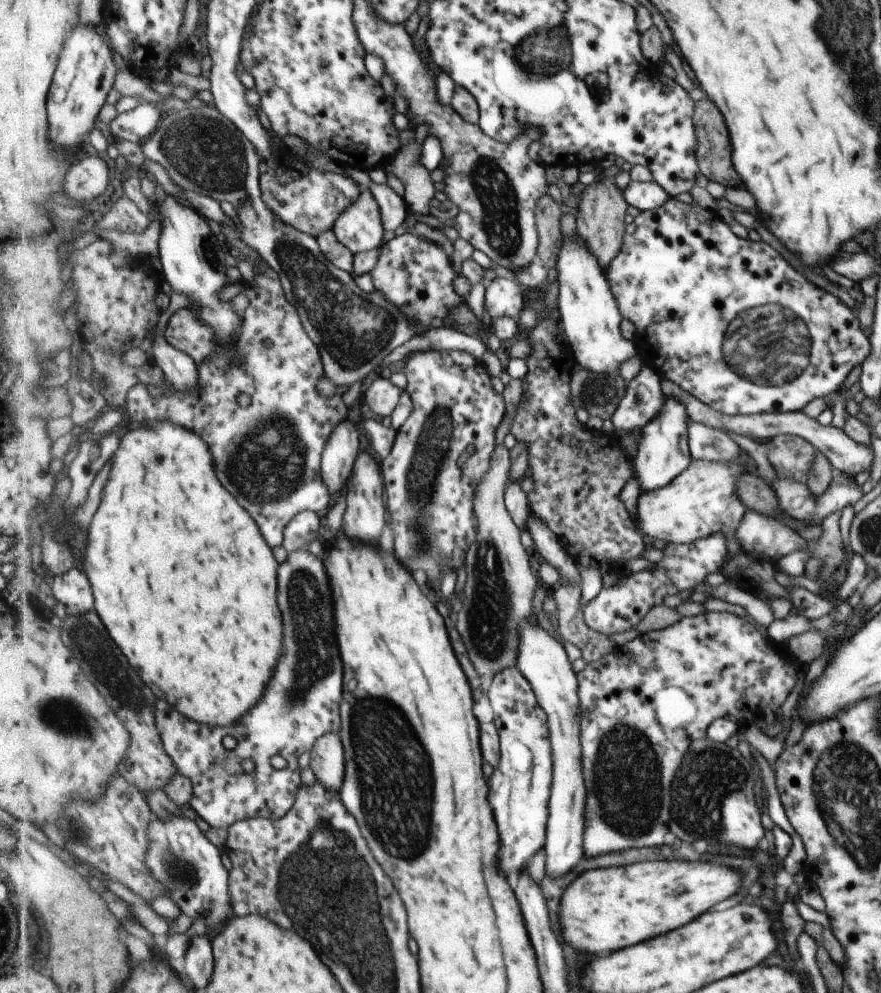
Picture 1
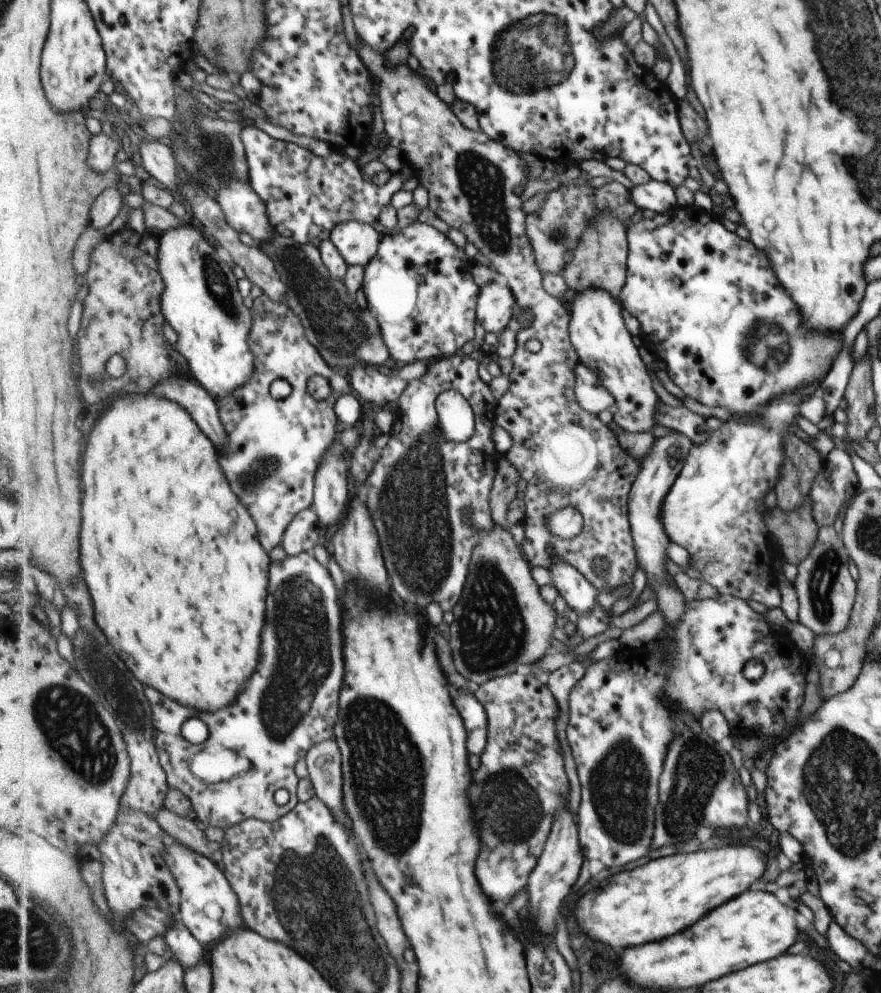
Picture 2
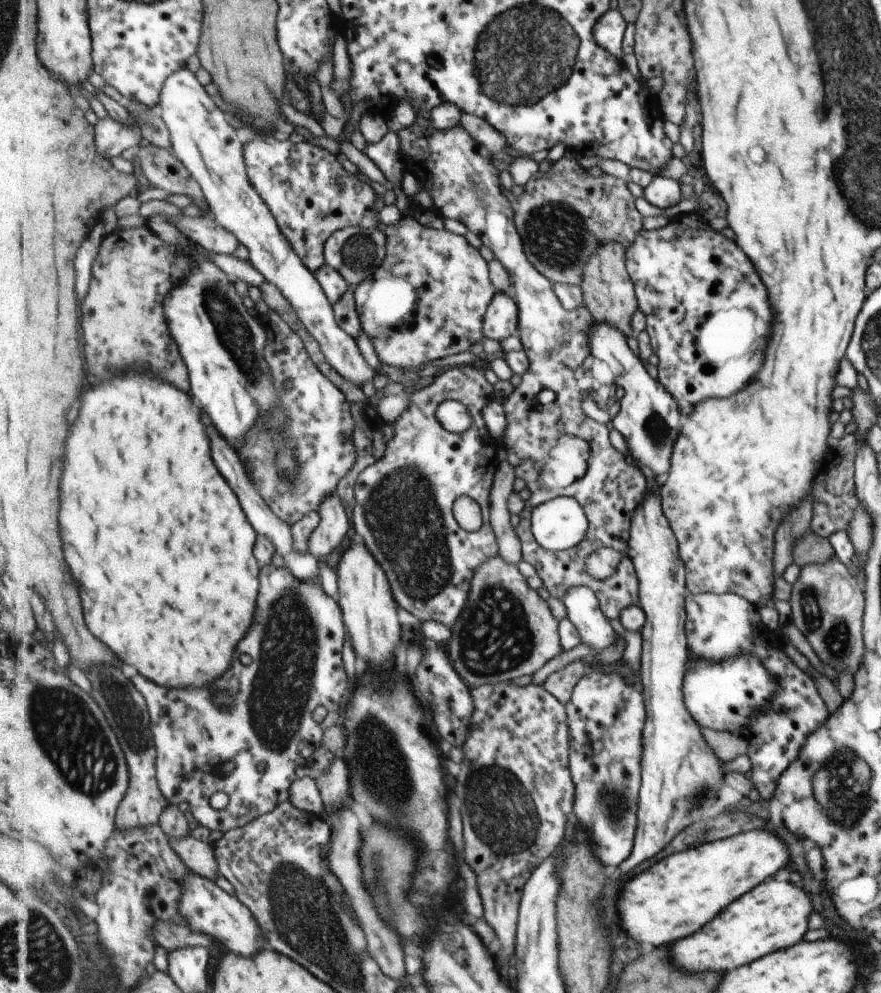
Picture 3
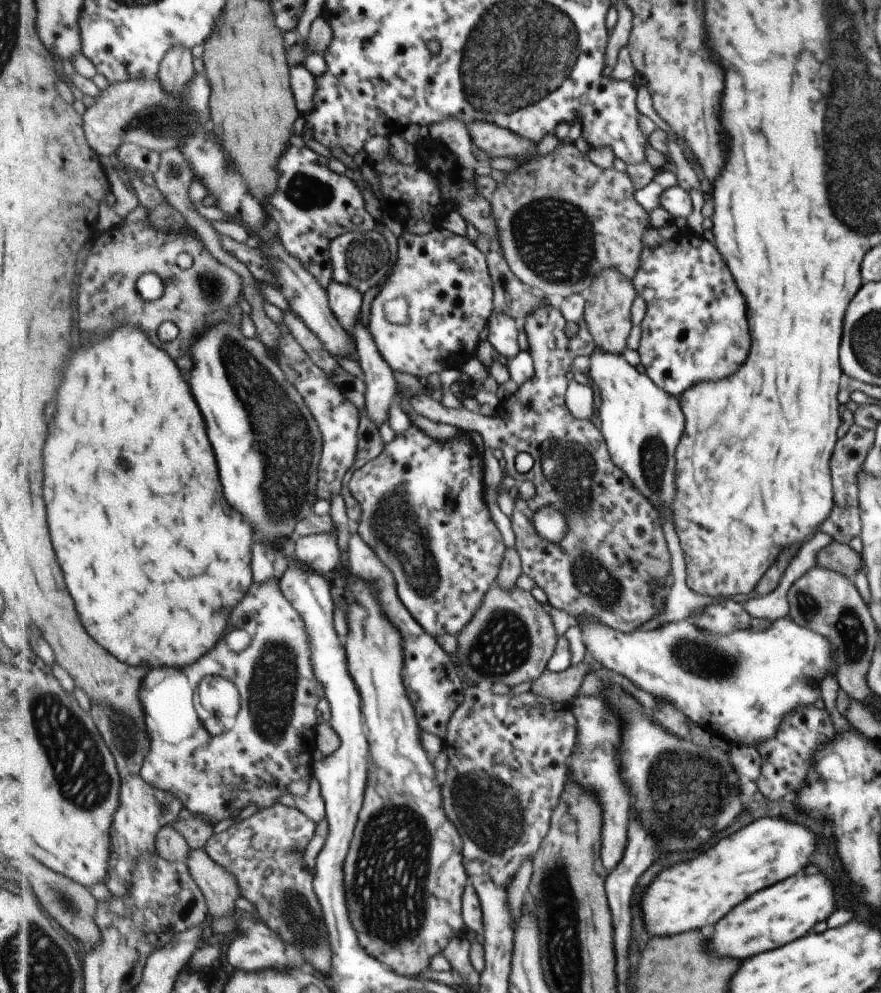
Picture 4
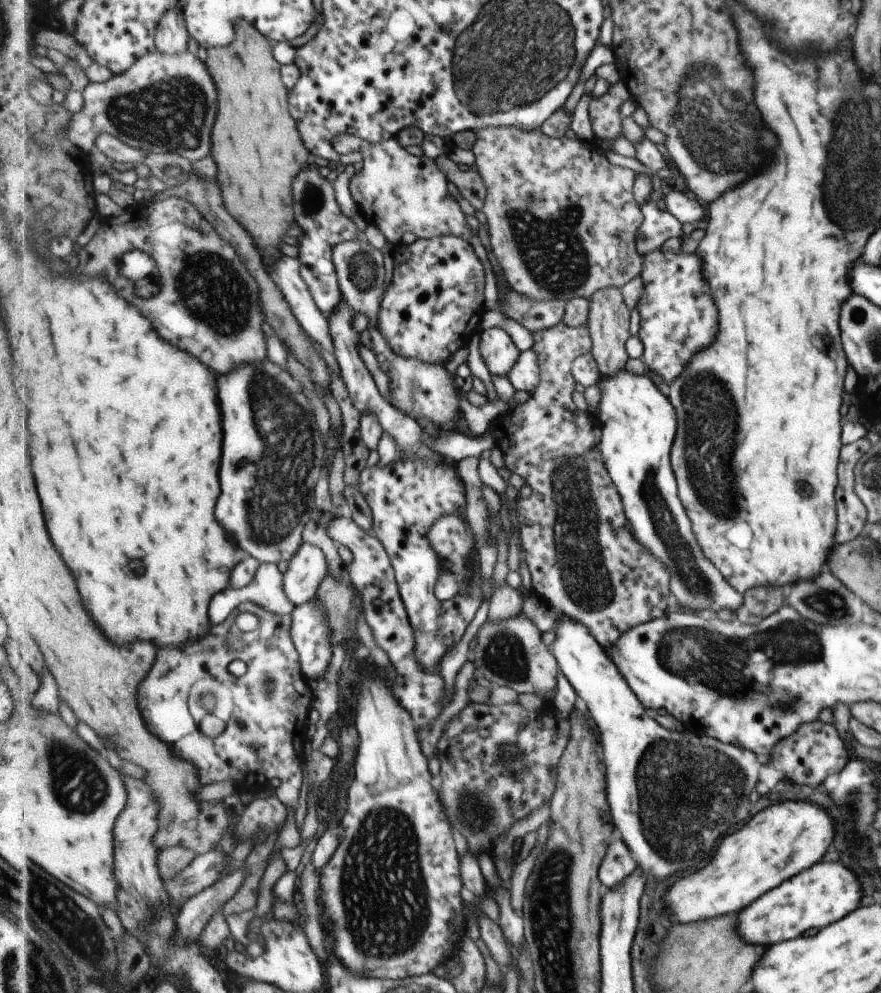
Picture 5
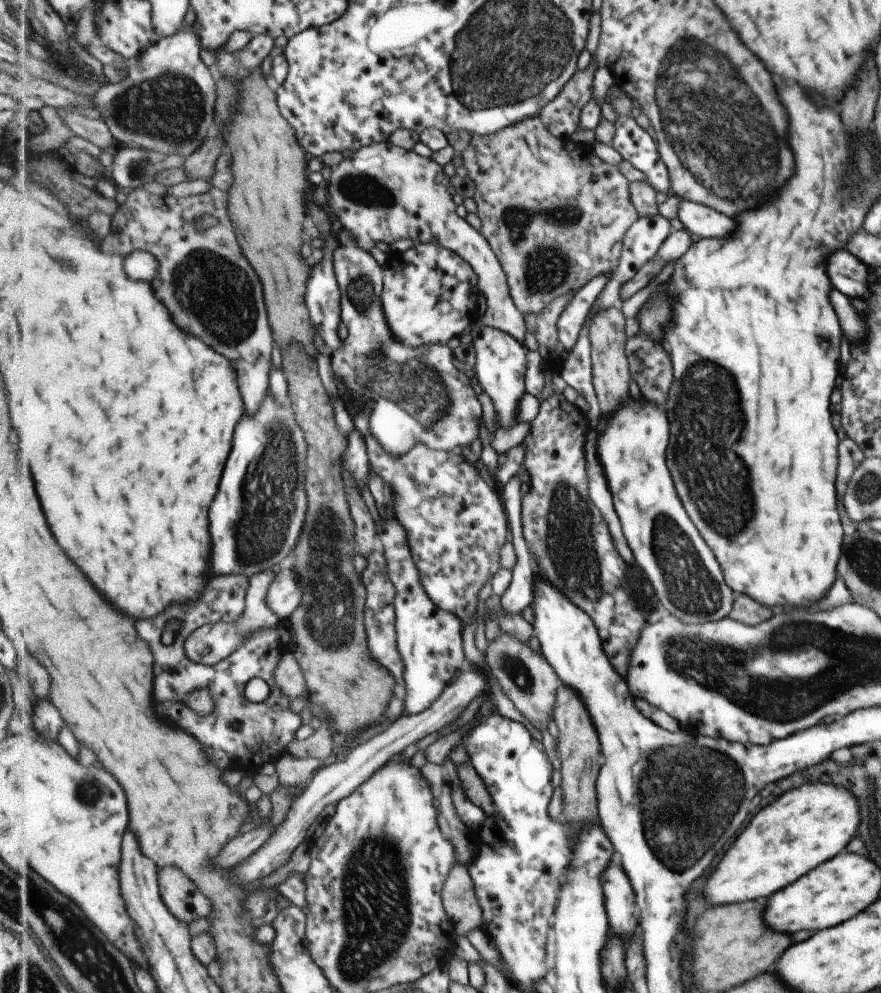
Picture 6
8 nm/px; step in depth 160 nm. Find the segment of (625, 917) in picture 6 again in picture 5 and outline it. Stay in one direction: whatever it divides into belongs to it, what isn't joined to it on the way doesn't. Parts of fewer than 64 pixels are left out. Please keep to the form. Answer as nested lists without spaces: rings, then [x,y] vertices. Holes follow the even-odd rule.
[[[617,840],[615,844],[611,844],[611,848],[607,852],[607,860],[603,860],[603,868],[601,868],[603,884],[613,888],[613,886],[621,884],[627,876],[631,876],[635,868],[637,868],[637,864],[631,856],[631,850],[627,848],[627,844],[623,840]]]

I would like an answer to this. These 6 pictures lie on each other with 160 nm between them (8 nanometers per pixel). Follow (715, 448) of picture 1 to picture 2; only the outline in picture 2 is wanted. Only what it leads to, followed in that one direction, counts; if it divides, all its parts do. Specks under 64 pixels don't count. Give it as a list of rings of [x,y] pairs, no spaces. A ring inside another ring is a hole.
[[[662,401],[656,408],[654,419],[656,424],[681,431],[693,445],[704,443],[712,434],[712,430],[705,425],[705,419],[686,407],[673,407]]]

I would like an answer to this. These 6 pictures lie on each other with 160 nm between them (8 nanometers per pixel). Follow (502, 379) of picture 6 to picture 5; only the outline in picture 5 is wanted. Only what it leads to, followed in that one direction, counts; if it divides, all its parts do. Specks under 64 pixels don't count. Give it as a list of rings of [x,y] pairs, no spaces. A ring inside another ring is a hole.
[[[489,328],[480,336],[480,354],[489,373],[508,378],[509,372],[519,362],[522,352],[503,328]]]

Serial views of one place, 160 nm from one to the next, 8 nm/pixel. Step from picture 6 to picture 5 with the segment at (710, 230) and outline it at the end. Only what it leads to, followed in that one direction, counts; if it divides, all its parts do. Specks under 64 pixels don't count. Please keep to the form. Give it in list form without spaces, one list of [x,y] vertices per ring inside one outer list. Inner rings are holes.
[[[673,190],[663,199],[666,211],[682,223],[699,222],[705,225],[708,219],[708,209],[704,204],[695,200],[688,193]]]

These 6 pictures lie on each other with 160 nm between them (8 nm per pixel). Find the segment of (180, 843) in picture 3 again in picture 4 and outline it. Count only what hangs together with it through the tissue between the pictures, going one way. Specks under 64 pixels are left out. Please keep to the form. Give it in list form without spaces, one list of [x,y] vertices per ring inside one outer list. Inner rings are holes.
[[[191,849],[186,863],[206,896],[213,920],[231,916],[240,896],[234,874],[215,862],[205,849]]]

